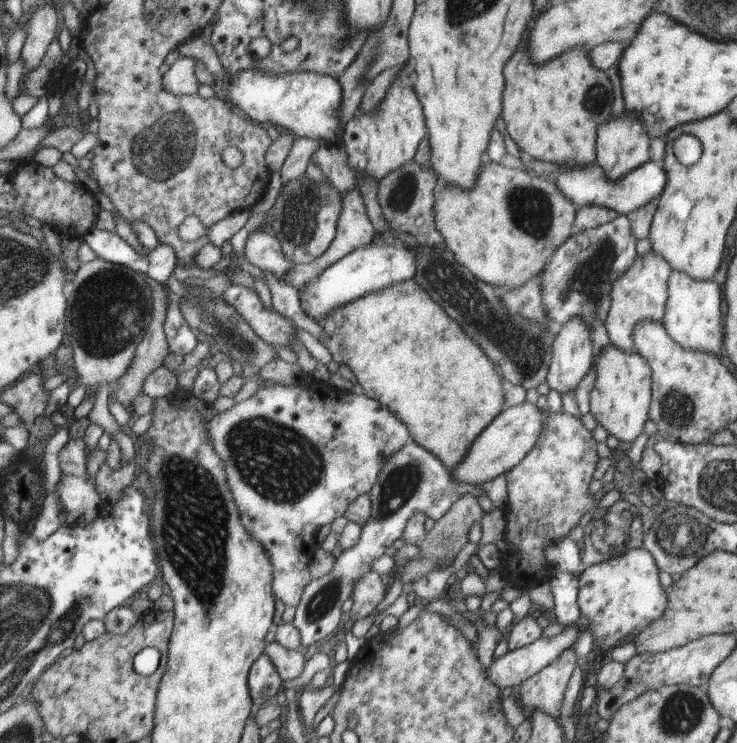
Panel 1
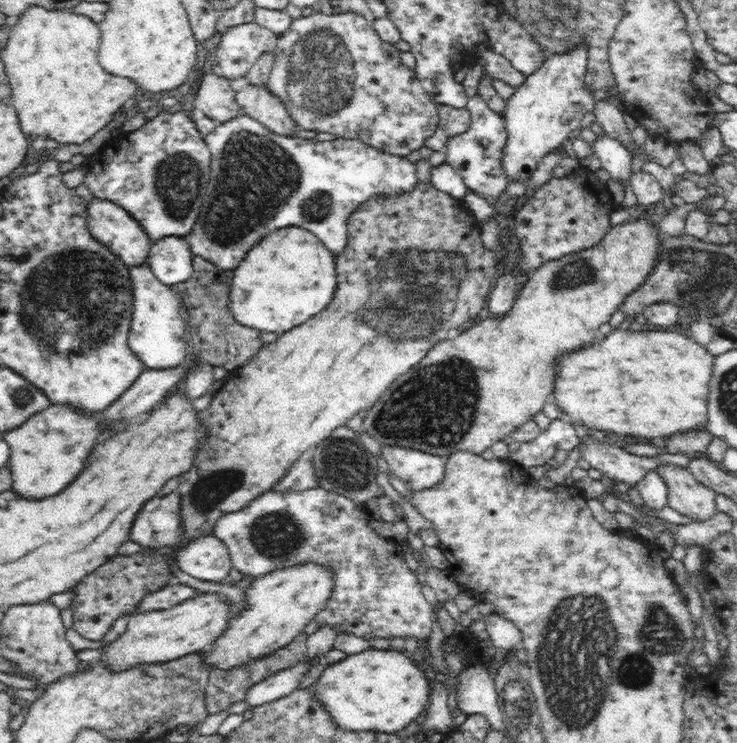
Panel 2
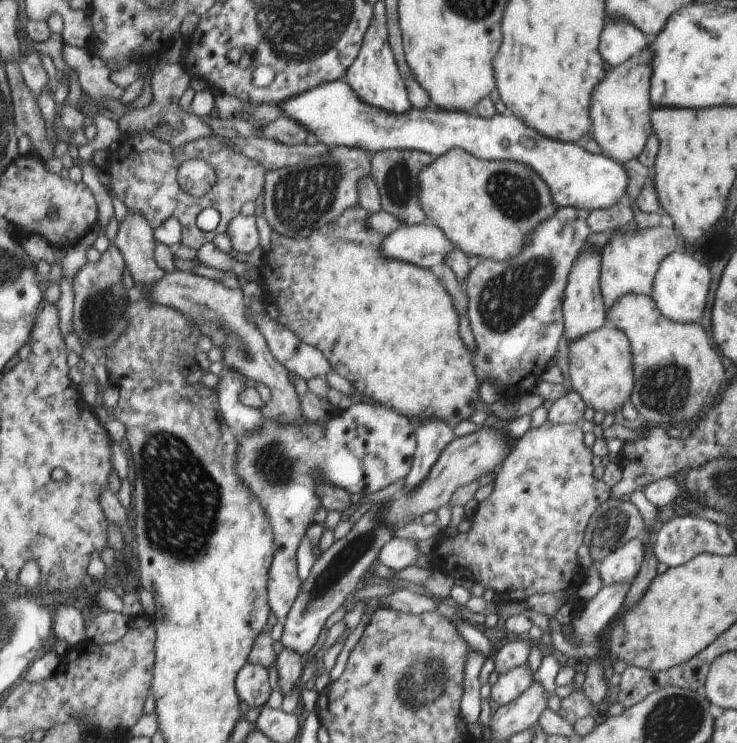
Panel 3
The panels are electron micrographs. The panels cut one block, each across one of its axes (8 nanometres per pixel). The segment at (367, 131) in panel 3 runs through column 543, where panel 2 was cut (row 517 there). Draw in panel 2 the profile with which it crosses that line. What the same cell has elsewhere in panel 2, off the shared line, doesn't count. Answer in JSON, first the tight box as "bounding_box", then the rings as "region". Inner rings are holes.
{"bounding_box":[129,492,181,547],"region":[[[176,492],[147,500],[137,512],[129,540],[143,547],[159,547],[180,540],[181,498]]]}

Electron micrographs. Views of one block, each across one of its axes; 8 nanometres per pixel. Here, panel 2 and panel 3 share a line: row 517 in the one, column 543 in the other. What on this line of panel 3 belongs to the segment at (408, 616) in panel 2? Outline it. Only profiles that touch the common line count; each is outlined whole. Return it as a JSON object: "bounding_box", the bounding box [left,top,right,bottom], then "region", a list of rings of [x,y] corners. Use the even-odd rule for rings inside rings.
{"bounding_box":[464,208,591,394],"region":[[[559,208],[550,219],[540,223],[535,232],[528,236],[527,244],[524,244],[520,255],[500,261],[481,259],[470,271],[464,289],[469,298],[467,317],[476,342],[476,352],[472,352],[472,360],[480,386],[484,380],[494,380],[497,386],[502,387],[508,386],[510,382],[510,386],[520,386],[518,392],[528,390],[528,394],[532,394],[532,388],[528,386],[537,384],[546,364],[558,353],[562,326],[566,326],[566,321],[562,320],[562,300],[566,300],[564,288],[567,288],[570,282],[571,268],[579,252],[591,236],[589,216],[590,212],[584,208]]]}

